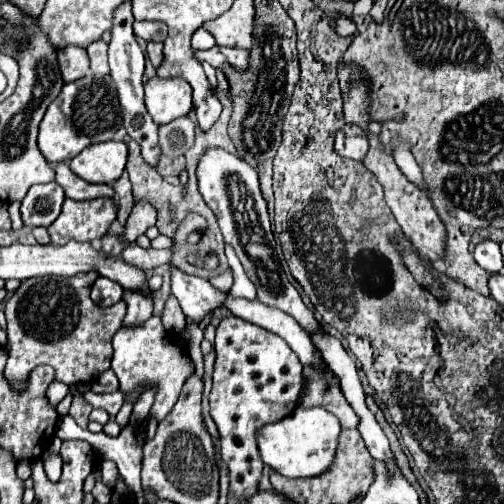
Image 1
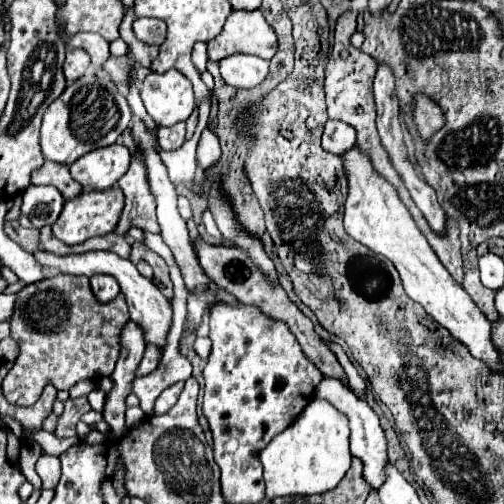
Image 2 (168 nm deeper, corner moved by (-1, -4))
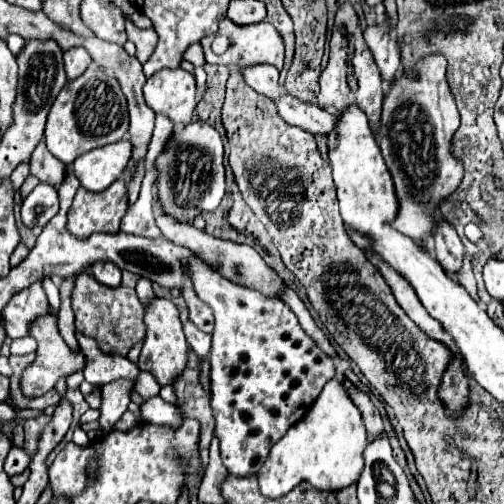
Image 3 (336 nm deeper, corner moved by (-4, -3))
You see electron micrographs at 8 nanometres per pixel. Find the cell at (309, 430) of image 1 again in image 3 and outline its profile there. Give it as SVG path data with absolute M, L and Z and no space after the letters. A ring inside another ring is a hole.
M332 379L324 385L322 393L312 403L308 413L298 423L294 423L294 427L290 427L290 431L272 447L266 463L258 471L260 491L268 499L278 499L282 495L288 495L288 491L292 491L294 487L298 487L304 481L308 481L312 487L316 487L320 491L344 489L350 483L358 481L358 477L360 477L360 471L362 471L362 465L364 465L364 459L362 459L364 447L366 447L366 429L364 429L360 411L350 401L350 397L346 395L346 389L344 389L342 381Z

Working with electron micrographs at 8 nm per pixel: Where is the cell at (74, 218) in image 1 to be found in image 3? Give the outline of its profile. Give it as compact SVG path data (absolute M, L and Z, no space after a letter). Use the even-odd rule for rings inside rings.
M116 179L106 191L92 193L80 187L68 211L68 231L78 239L88 239L92 233L118 233L122 217L128 209L126 187Z

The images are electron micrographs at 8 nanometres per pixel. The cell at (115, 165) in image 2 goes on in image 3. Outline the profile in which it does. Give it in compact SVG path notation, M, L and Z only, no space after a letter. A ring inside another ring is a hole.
M122 139L118 143L98 147L94 151L88 151L86 155L80 155L72 163L72 169L84 189L102 191L122 175L126 163L130 161L130 155L132 145L128 139Z

